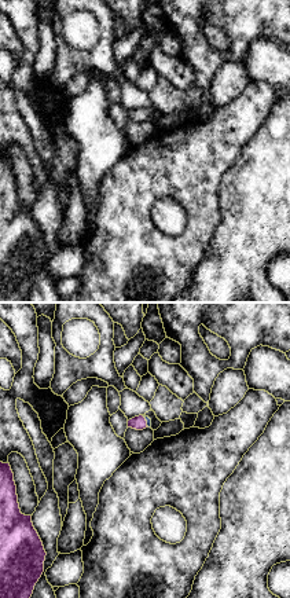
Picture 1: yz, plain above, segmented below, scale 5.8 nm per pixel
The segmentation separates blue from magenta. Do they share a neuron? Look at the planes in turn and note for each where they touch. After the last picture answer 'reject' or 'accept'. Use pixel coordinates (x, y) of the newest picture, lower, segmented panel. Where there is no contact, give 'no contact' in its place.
meets blue at (146, 419)

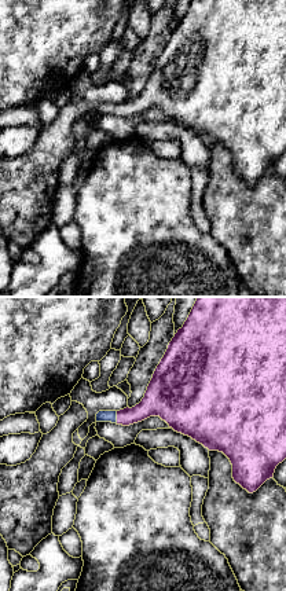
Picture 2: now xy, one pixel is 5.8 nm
meets blue at (116, 417)

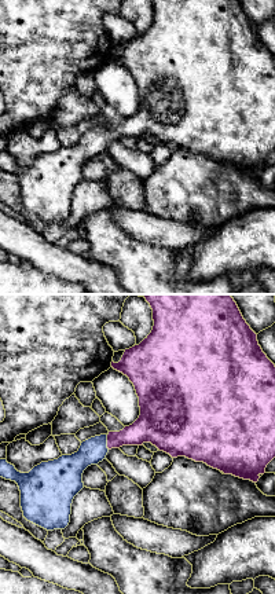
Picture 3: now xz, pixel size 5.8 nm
meets blue at (106, 442)

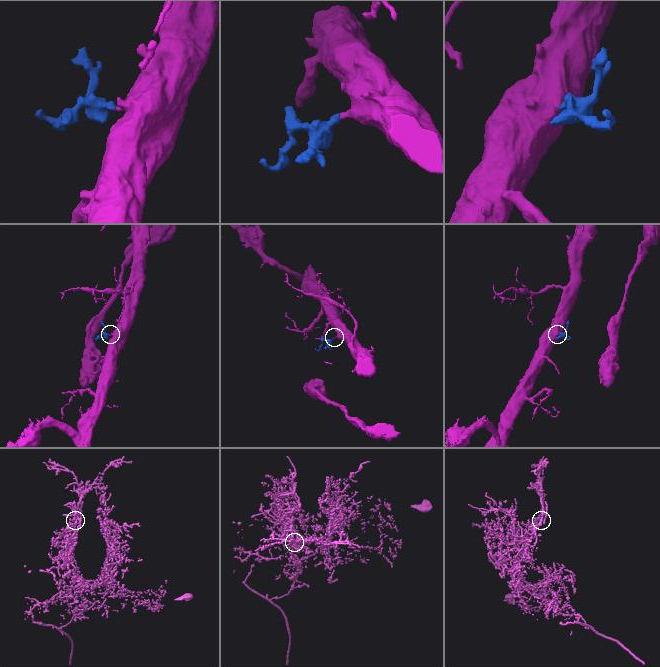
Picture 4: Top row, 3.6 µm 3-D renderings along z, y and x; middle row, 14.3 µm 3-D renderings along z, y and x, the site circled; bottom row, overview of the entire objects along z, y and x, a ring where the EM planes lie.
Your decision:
accept

